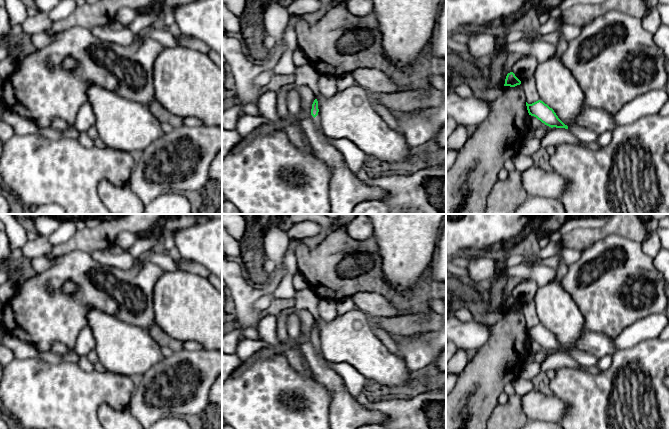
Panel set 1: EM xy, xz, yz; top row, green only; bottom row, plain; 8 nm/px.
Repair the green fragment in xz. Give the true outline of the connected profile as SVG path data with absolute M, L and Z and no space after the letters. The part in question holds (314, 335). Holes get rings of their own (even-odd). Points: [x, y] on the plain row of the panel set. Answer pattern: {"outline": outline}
{"outline": "M317 323L314 324L312 328L312 333L311 333L311 339L315 342L315 351L317 352L318 355L321 355L321 344L320 340L318 339L319 333L318 333L318 325Z"}

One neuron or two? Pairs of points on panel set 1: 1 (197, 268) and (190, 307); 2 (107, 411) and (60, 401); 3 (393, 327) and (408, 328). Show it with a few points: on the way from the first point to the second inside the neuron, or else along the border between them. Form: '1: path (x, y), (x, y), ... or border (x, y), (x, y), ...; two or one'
1: border (177, 267), (207, 278); two
2: border (123, 409), (116, 410), (102, 404), (97, 417); two
3: path (397, 327), (404, 327); one

